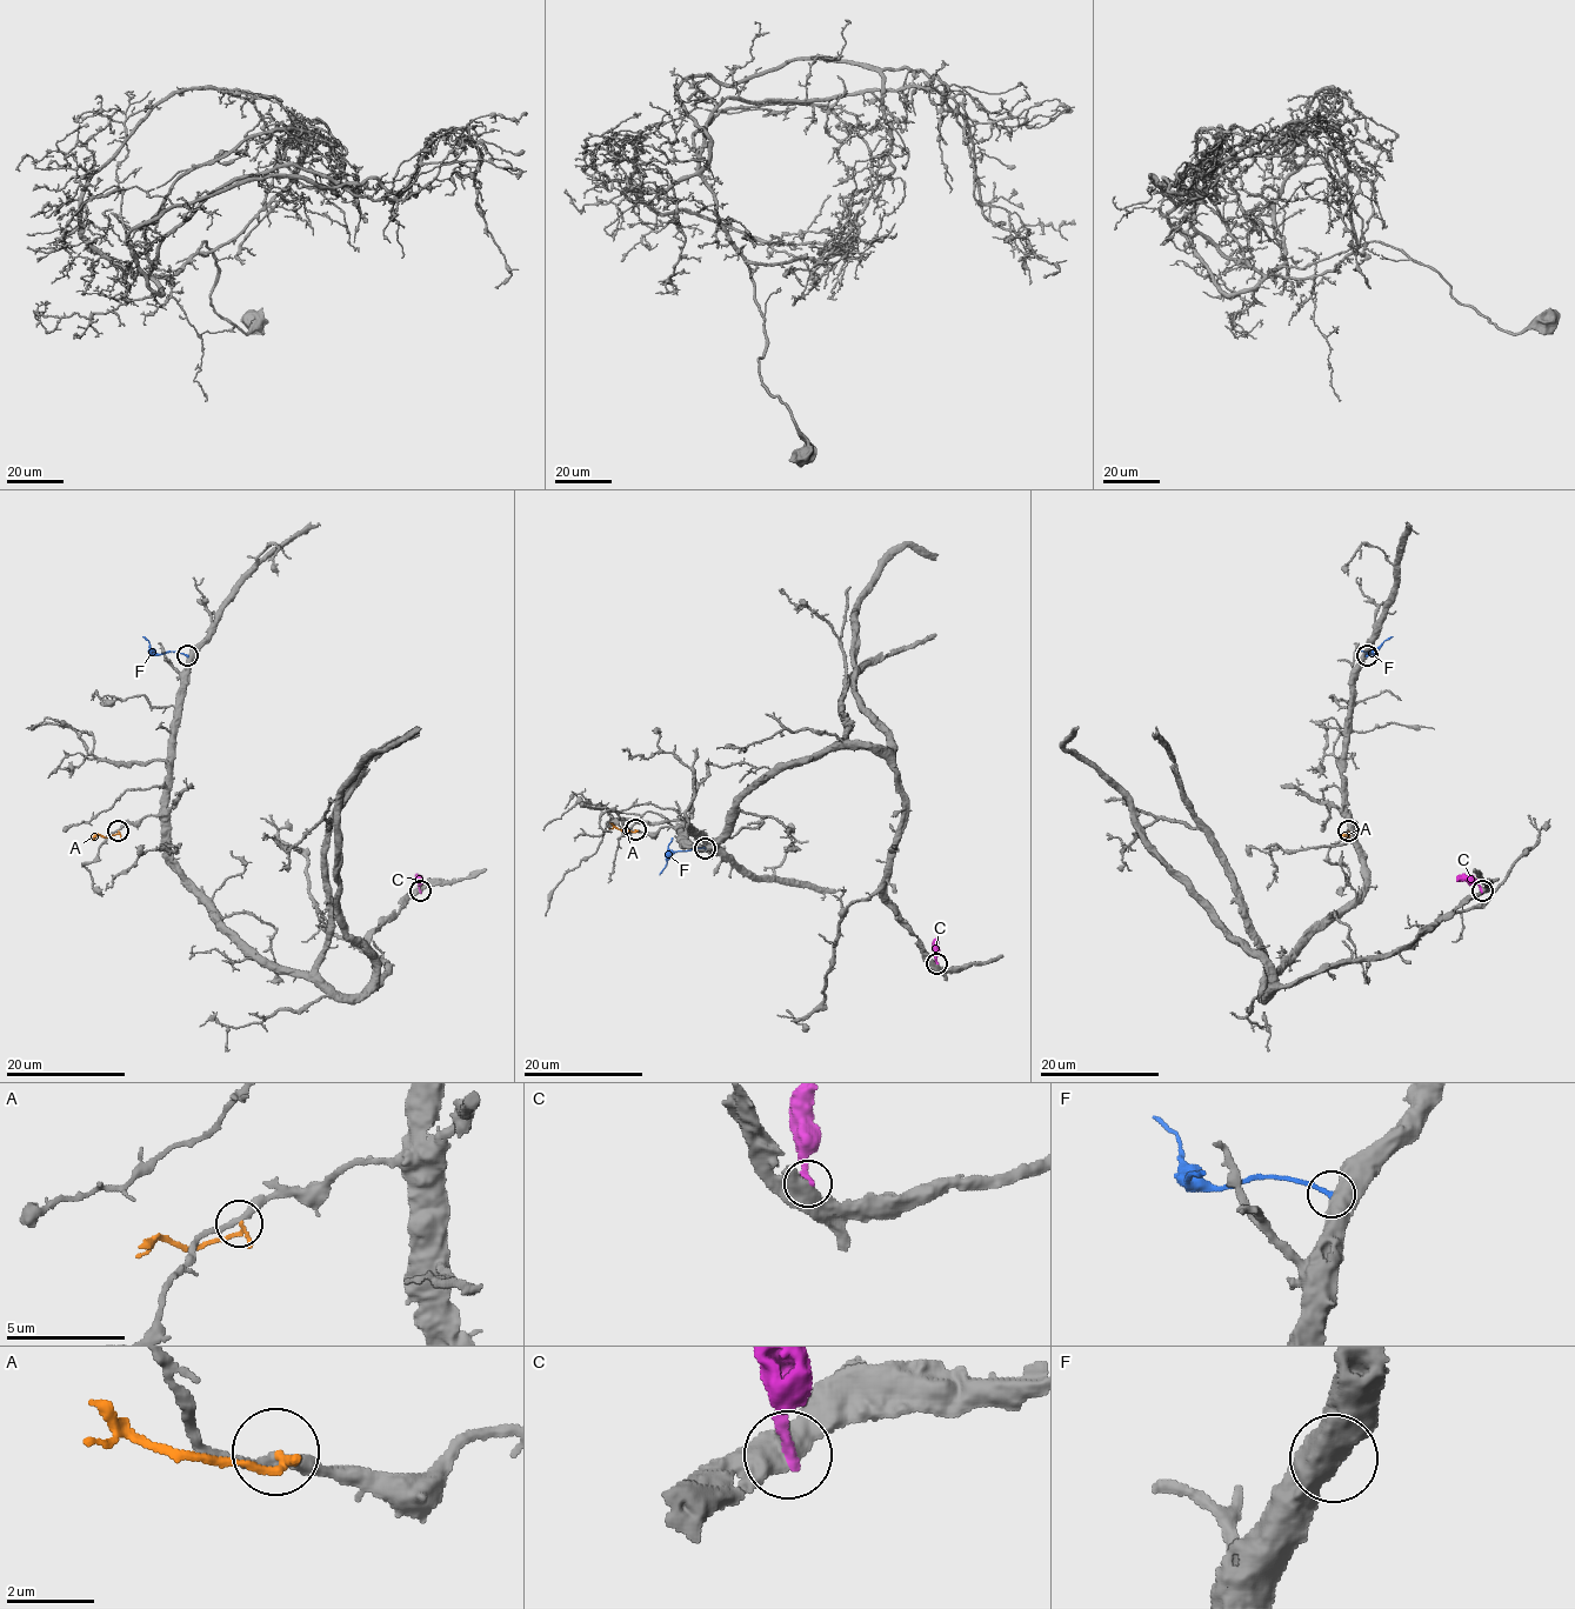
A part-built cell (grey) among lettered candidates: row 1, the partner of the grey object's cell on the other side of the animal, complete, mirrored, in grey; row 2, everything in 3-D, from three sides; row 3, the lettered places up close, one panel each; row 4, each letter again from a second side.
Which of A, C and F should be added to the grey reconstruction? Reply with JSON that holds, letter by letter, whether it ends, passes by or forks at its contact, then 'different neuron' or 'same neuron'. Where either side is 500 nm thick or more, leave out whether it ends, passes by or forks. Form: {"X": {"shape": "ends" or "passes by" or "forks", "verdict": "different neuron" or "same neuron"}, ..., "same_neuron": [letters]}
{"A": {"shape": "ends", "verdict": "different neuron"}, "C": {"verdict": "different neuron"}, "F": {"verdict": "different neuron"}, "same_neuron": []}

